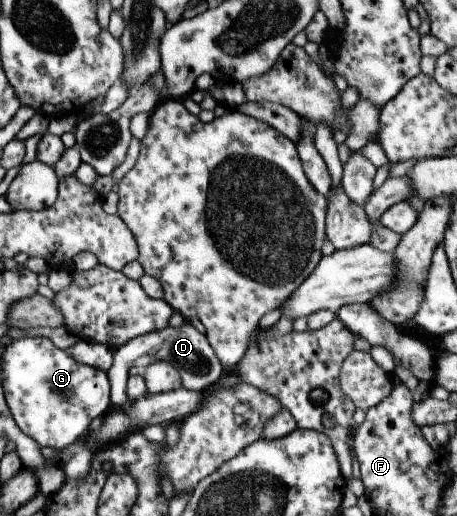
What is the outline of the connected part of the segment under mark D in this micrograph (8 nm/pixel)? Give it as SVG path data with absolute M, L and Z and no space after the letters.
M188 320L179 327L171 327L169 324L161 330L151 331L144 335L129 339L124 345L120 345L113 352L112 367L108 369L107 377L110 379L109 398L112 409L126 410L131 403L125 394L124 382L130 368L143 369L147 365L164 362L170 364L181 379L181 387L192 391L204 391L208 386L214 385L223 374L222 367L214 350L210 347L206 336L200 334Z

